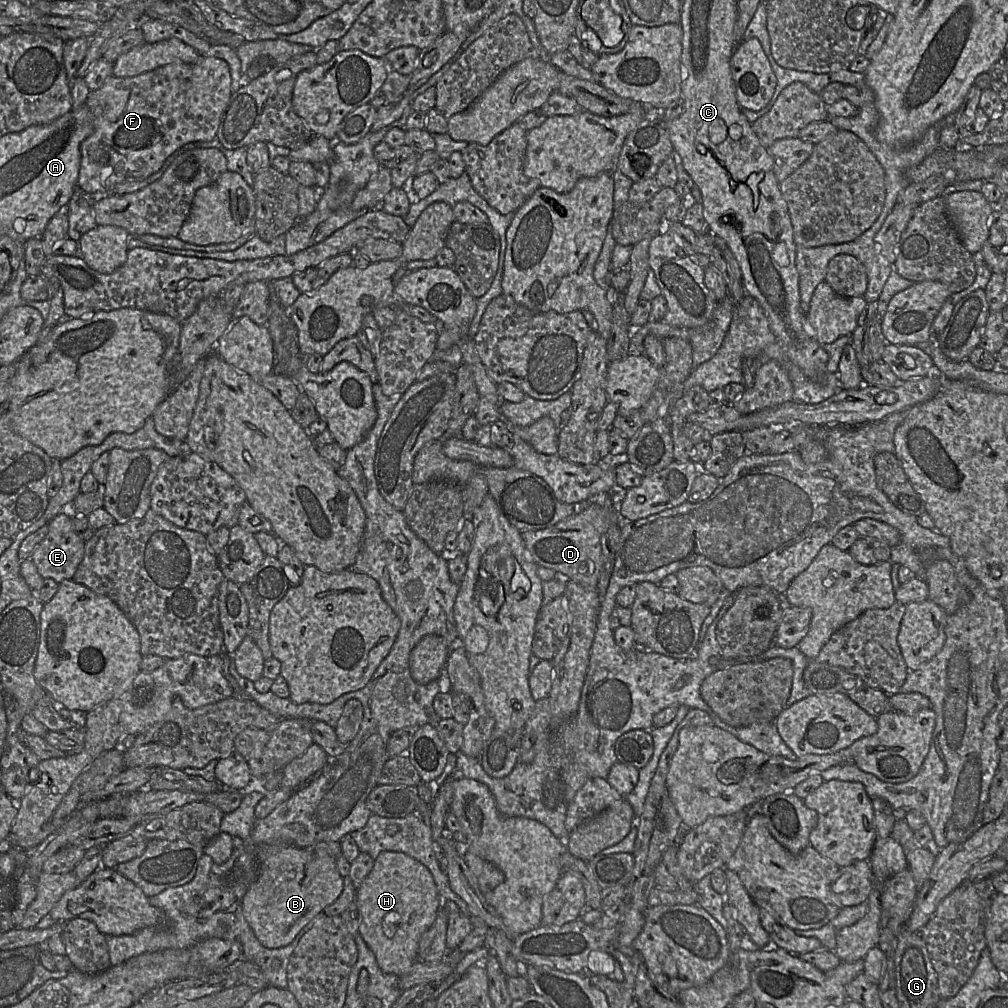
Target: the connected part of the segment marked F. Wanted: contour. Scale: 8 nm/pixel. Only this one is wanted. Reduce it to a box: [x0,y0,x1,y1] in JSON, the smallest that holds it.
[78,56,231,198]

